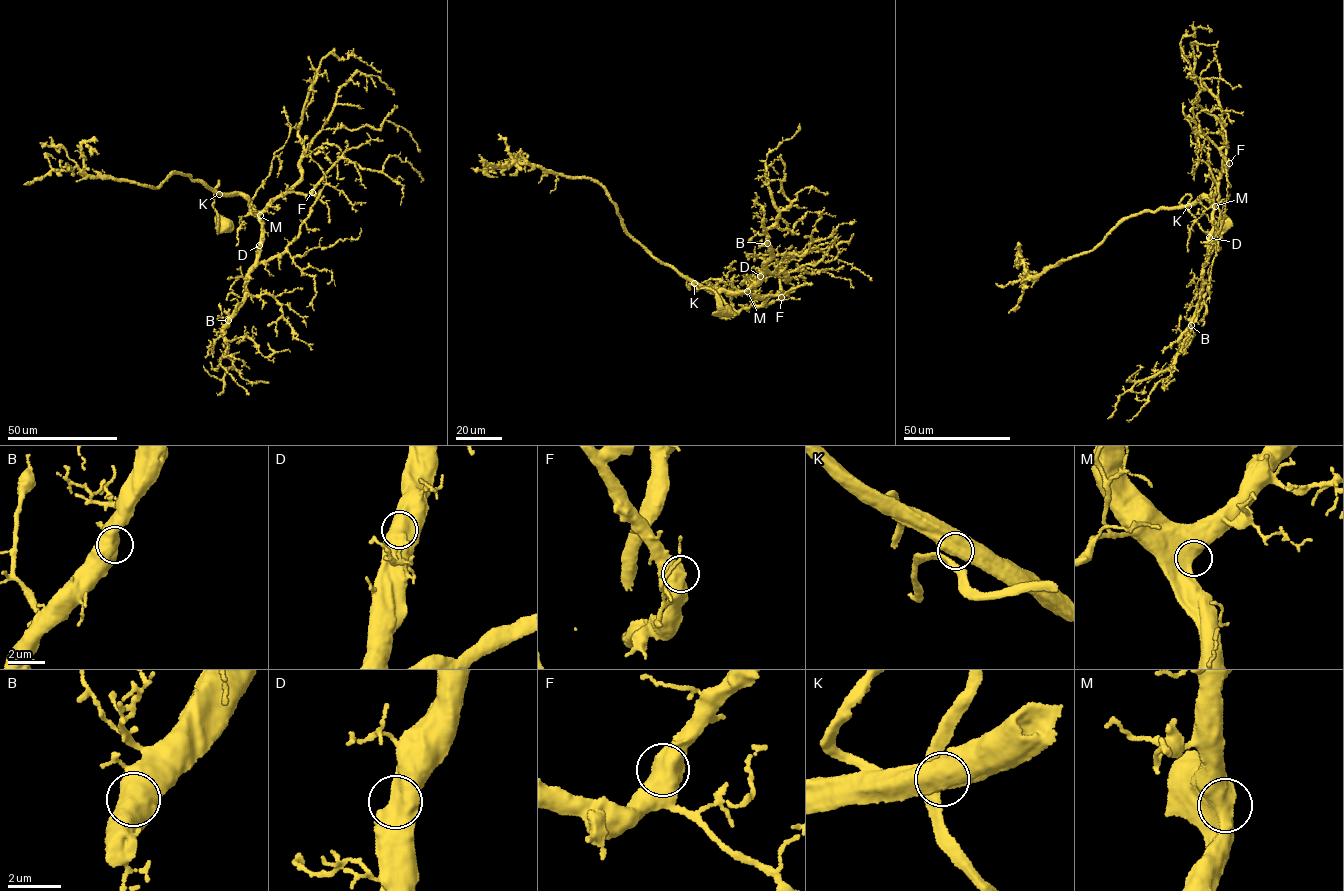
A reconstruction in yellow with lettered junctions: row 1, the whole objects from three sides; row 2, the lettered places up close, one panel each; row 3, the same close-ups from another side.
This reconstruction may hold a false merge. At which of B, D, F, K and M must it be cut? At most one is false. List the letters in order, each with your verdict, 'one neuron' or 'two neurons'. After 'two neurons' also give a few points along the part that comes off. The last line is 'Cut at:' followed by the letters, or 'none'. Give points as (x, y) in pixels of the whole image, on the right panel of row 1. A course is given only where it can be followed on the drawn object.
B: one neuron
D: one neuron
F: one neuron
K: one neuron
M: one neuron
Cut at: none

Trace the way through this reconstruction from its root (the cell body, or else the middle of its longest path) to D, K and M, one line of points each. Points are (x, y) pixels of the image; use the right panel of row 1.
D: (1224, 223), (1205, 232), (1188, 209), (1191, 196), (1183, 198), (1184, 205), (1204, 195), (1208, 200), (1209, 237)
K: (1224, 223), (1217, 230), (1205, 232), (1189, 210), (1191, 196), (1187, 194), (1180, 202), (1188, 206)
M: (1224, 223), (1217, 230), (1205, 232), (1188, 209), (1190, 195), (1180, 202), (1185, 205), (1205, 195), (1215, 206)

